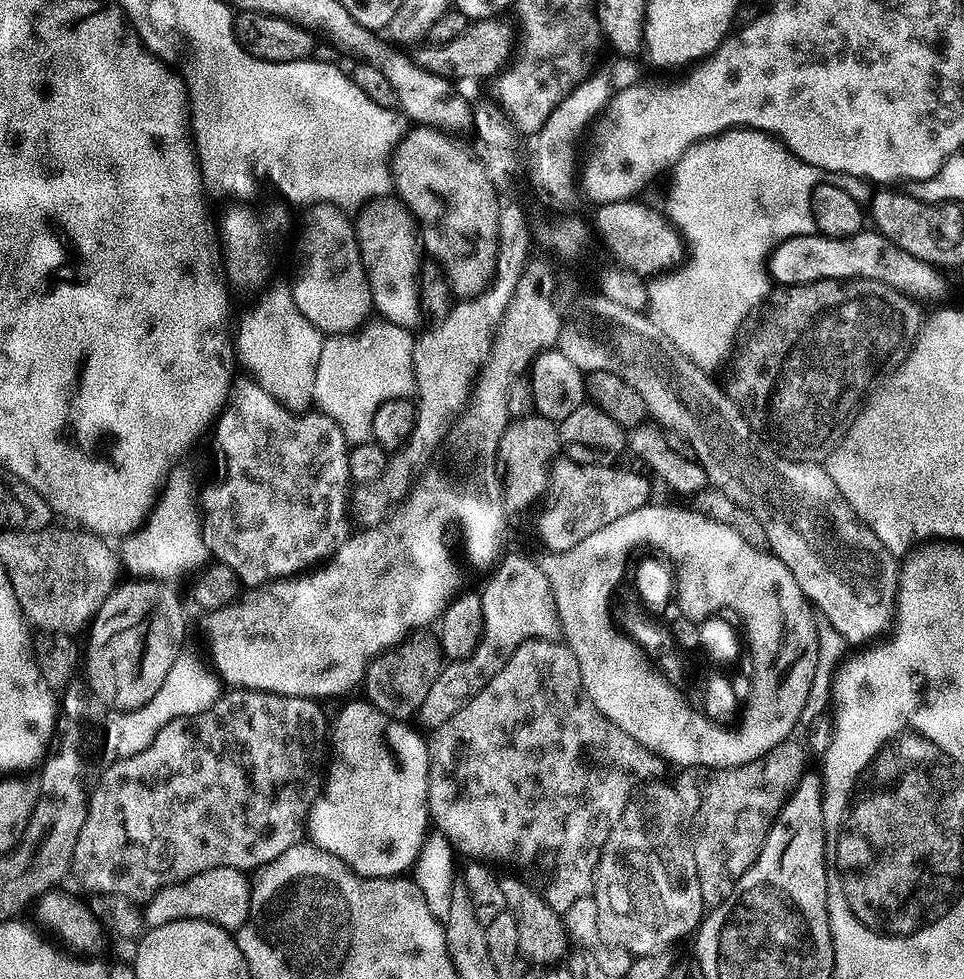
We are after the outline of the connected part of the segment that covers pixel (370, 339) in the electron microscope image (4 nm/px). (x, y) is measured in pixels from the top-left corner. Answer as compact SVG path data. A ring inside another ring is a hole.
M380 318L367 326L343 336L328 336L322 346L322 358L318 358L318 374L314 378L314 404L334 422L348 439L349 445L369 443L374 422L374 410L387 400L408 398L416 391L412 369L413 333L397 324L389 324Z

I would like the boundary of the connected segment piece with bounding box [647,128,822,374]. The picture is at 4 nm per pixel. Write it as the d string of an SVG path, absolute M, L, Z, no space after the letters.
M732 128L691 144L674 165L675 172L676 193L666 215L700 264L653 279L648 284L647 309L679 352L686 354L694 366L712 374L715 368L723 366L724 359L726 364L733 355L734 345L745 327L744 319L751 317L769 295L765 268L772 249L795 236L813 235L812 192L821 183L822 173L818 166L799 160L775 137L753 128Z

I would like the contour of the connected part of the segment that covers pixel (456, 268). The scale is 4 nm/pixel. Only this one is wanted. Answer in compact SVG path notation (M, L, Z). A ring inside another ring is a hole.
M409 127L392 150L390 171L395 195L412 217L423 251L433 256L432 260L443 273L453 297L467 298L483 292L496 270L498 198L473 145L471 148L466 141L459 140L456 136L458 135L441 127Z

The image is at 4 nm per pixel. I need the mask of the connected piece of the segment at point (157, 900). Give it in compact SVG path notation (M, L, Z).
M218 866L214 870L202 870L194 878L166 886L149 896L142 908L143 923L148 928L157 928L166 926L166 922L205 920L220 928L238 930L248 920L251 893L249 877L241 869Z

